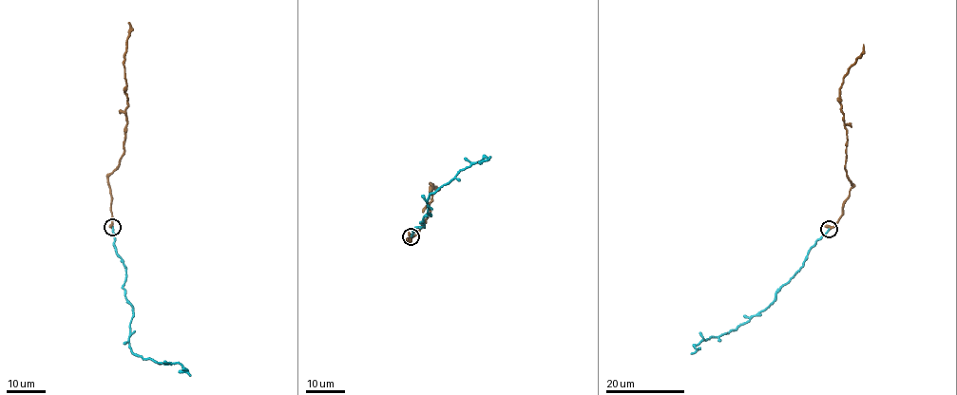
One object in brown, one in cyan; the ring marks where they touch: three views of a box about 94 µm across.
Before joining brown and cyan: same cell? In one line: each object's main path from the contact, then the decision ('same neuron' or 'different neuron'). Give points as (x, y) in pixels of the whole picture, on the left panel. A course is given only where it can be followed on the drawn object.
brown runs (111, 227), (107, 178), (119, 165), (124, 151), (128, 103), (124, 54), (130, 28), (128, 22); cyan runs (112, 227), (132, 311), (131, 349), (144, 359), (178, 363), (186, 370), (179, 371); same neuron

